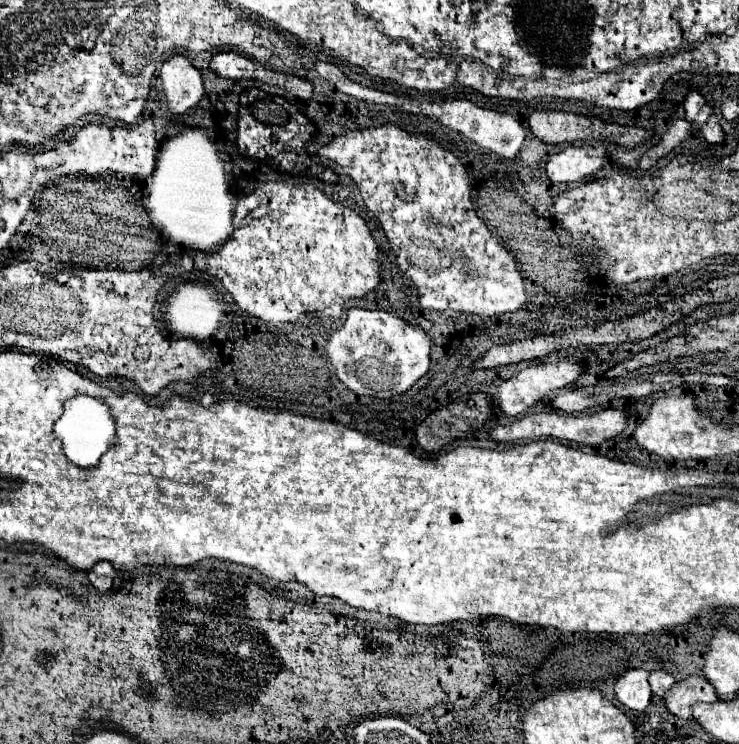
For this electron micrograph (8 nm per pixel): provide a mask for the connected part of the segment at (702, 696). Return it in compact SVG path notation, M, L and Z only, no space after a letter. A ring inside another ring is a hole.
M690 675L682 681L676 681L664 695L666 709L680 719L692 719L690 707L694 701L706 701L706 703L718 701L718 695L716 691L712 691L712 685L698 675Z

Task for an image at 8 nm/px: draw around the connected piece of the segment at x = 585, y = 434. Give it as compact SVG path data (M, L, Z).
M600 409L596 413L586 415L566 415L566 413L532 413L522 417L520 421L514 421L506 427L494 427L490 431L490 437L494 437L496 441L538 441L538 439L558 439L558 441L574 441L578 445L586 443L590 447L596 447L604 441L610 441L614 437L618 437L620 433L626 431L630 421L630 413L626 409Z

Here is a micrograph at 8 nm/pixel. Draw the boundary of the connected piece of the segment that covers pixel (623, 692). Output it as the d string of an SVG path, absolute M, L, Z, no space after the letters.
M630 669L626 671L614 685L618 701L634 711L644 711L650 703L650 685L648 685L648 671L644 669Z

